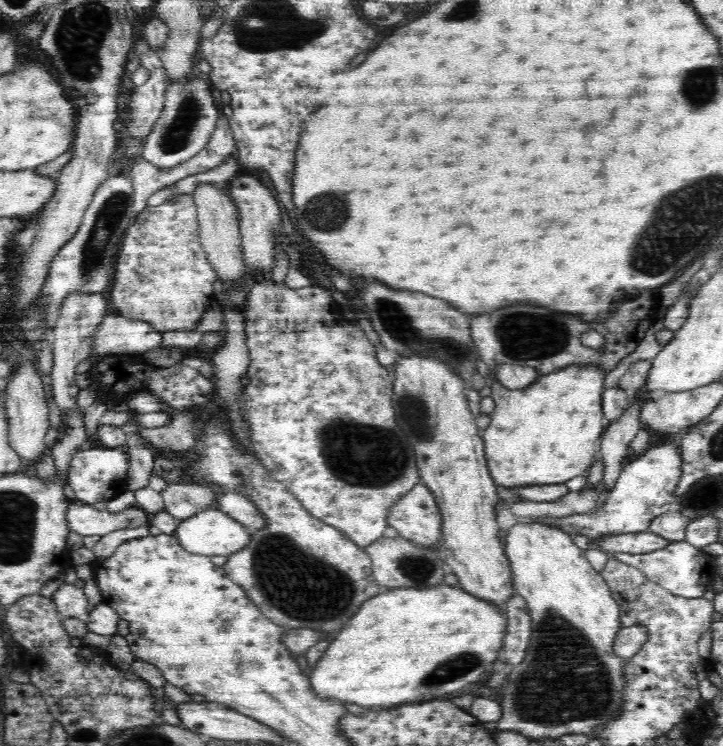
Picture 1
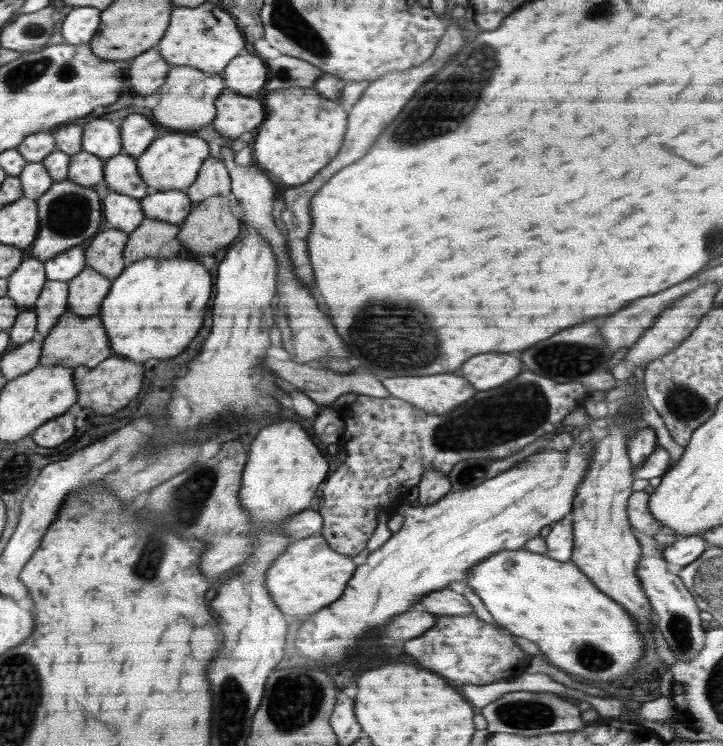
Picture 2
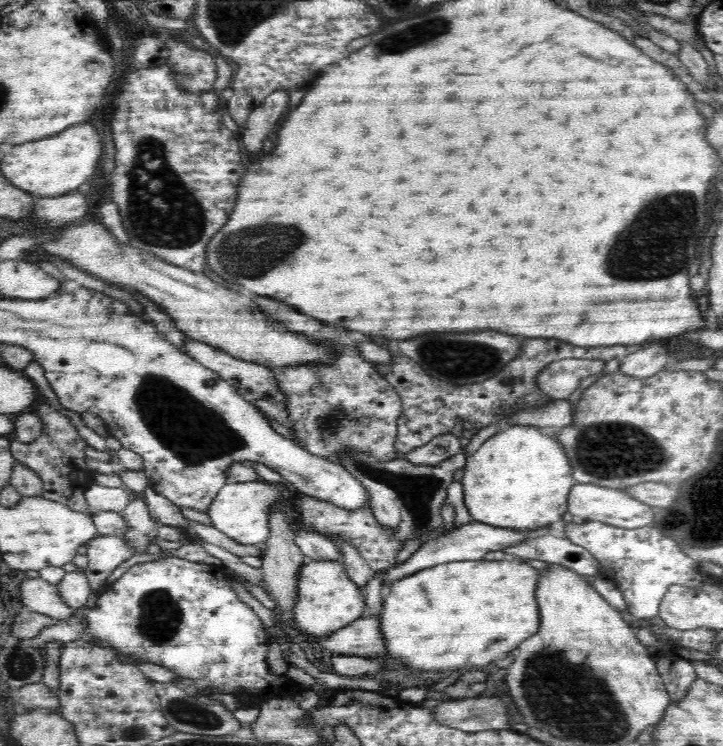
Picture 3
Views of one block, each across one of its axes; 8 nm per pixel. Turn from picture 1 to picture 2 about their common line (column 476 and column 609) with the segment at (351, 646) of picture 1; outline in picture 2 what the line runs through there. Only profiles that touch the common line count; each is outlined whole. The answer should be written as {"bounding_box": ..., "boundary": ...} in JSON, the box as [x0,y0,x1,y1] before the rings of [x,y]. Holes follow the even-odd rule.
{"bounding_box":[466,548,646,681],"boundary":[[[524,548],[503,550],[470,568],[466,582],[476,596],[482,598],[482,604],[498,624],[508,628],[512,634],[524,636],[538,644],[548,660],[568,674],[578,674],[580,678],[588,678],[588,681],[618,680],[618,676],[626,678],[636,668],[636,662],[646,654],[645,637],[639,632],[637,622],[625,608],[600,592],[572,562],[554,560],[544,553]]]}

